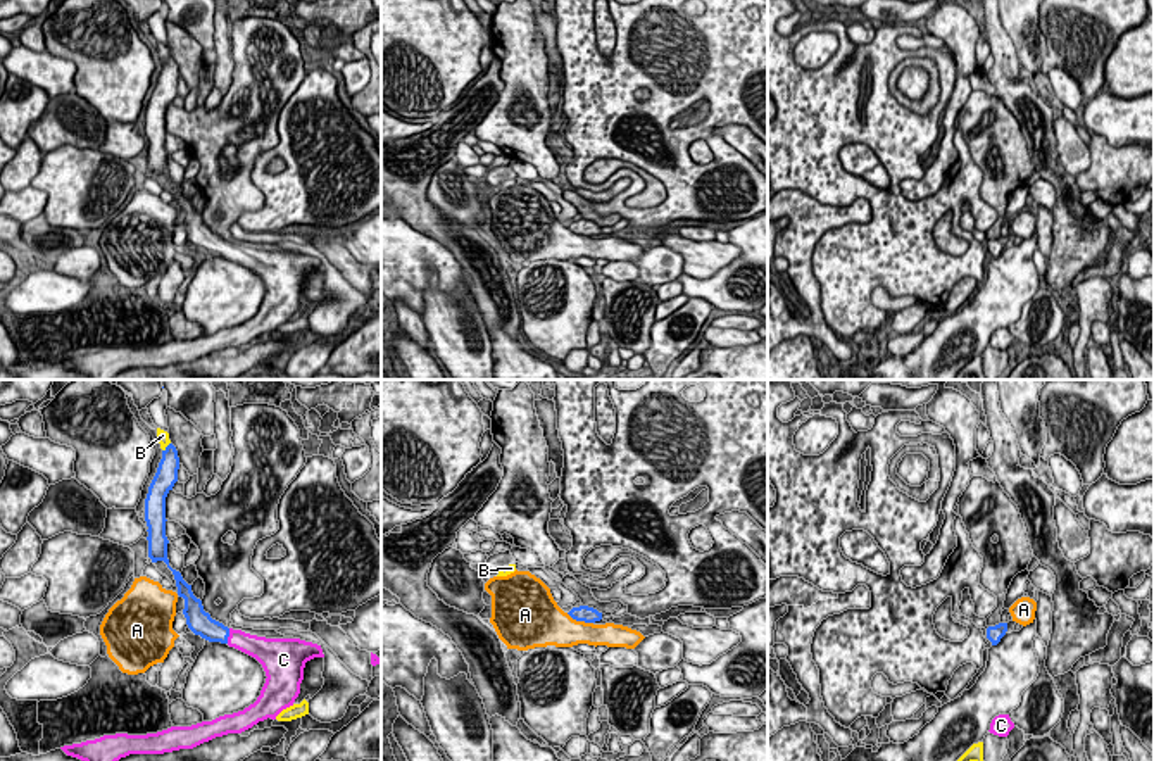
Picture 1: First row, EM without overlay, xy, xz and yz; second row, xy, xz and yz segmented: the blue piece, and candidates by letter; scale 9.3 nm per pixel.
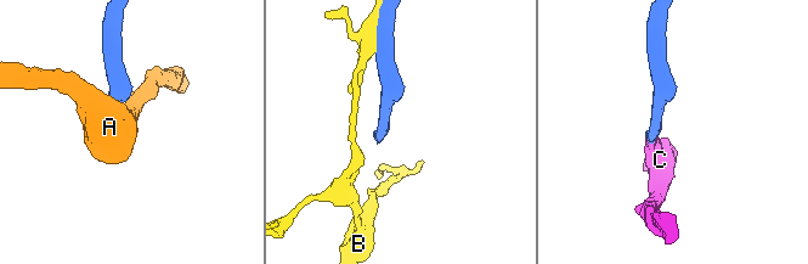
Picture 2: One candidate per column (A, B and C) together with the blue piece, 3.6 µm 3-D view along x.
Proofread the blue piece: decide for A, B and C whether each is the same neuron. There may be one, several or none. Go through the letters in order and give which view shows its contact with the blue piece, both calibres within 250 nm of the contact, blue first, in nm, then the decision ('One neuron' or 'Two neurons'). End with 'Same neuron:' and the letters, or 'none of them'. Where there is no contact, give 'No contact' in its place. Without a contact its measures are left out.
A: Touches blue in xz. Thickness 160 nm (blue) against 340 nm. Two neurons
B: Touches blue in xy. Thickness 190 nm (blue) against 100 nm. Two neurons
C: Touches blue in xy. Thickness 200 nm (blue) against 190 nm. One neuron
Same neuron: C

